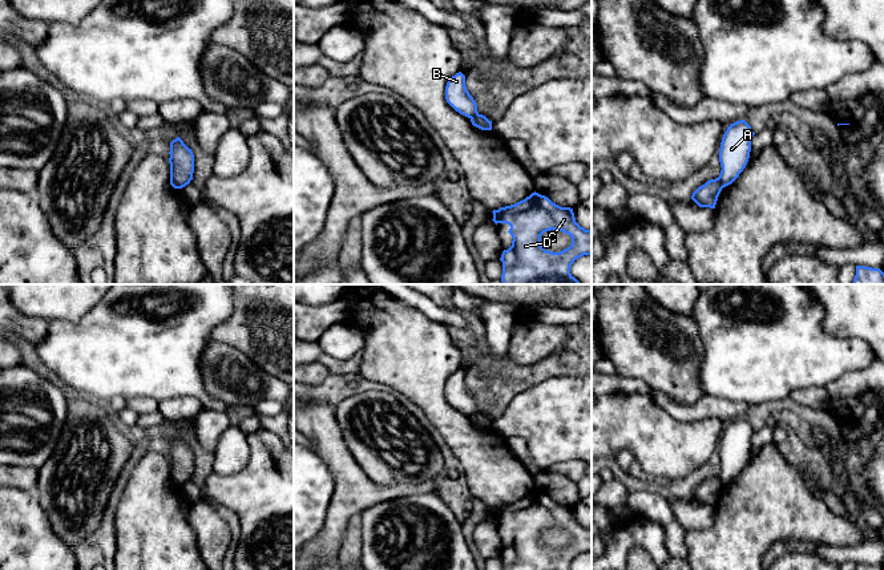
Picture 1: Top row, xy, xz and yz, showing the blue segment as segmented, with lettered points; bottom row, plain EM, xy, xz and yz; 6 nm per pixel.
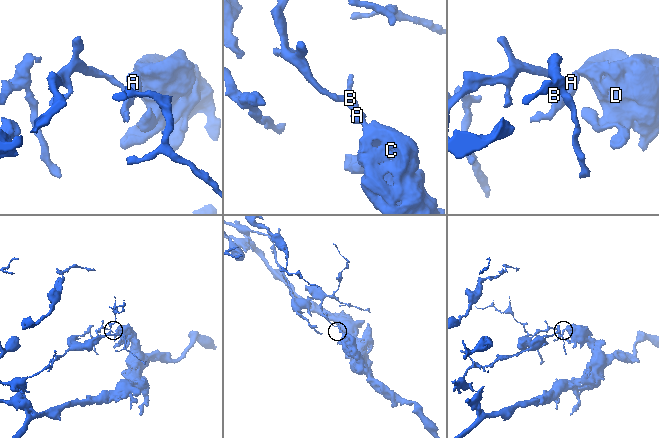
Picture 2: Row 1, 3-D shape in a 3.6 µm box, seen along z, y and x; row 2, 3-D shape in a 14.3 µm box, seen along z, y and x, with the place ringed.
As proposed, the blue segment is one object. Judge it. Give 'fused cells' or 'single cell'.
fused cells

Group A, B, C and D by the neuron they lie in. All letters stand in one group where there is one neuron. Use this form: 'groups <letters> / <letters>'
groups A C D / B

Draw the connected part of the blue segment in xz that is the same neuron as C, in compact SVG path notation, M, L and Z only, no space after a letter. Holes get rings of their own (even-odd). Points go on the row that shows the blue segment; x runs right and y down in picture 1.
M532 193L525 199L498 210L493 210L493 222L510 226L512 246L504 250L502 284L581 284L572 274L570 267L576 259L592 254L592 231L581 227L574 218L573 209L561 207L548 197ZM550 230L560 230L572 238L572 244L560 251L548 251L541 246L541 235Z

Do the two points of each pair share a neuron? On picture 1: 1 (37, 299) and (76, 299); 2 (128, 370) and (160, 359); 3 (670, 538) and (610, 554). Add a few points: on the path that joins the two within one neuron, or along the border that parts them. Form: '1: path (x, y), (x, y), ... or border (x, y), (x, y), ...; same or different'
1: path (47, 299), (67, 299); same
2: path (136, 362), (138, 359), (152, 359); same
3: border (644, 517), (662, 526), (665, 548), (671, 556); different

